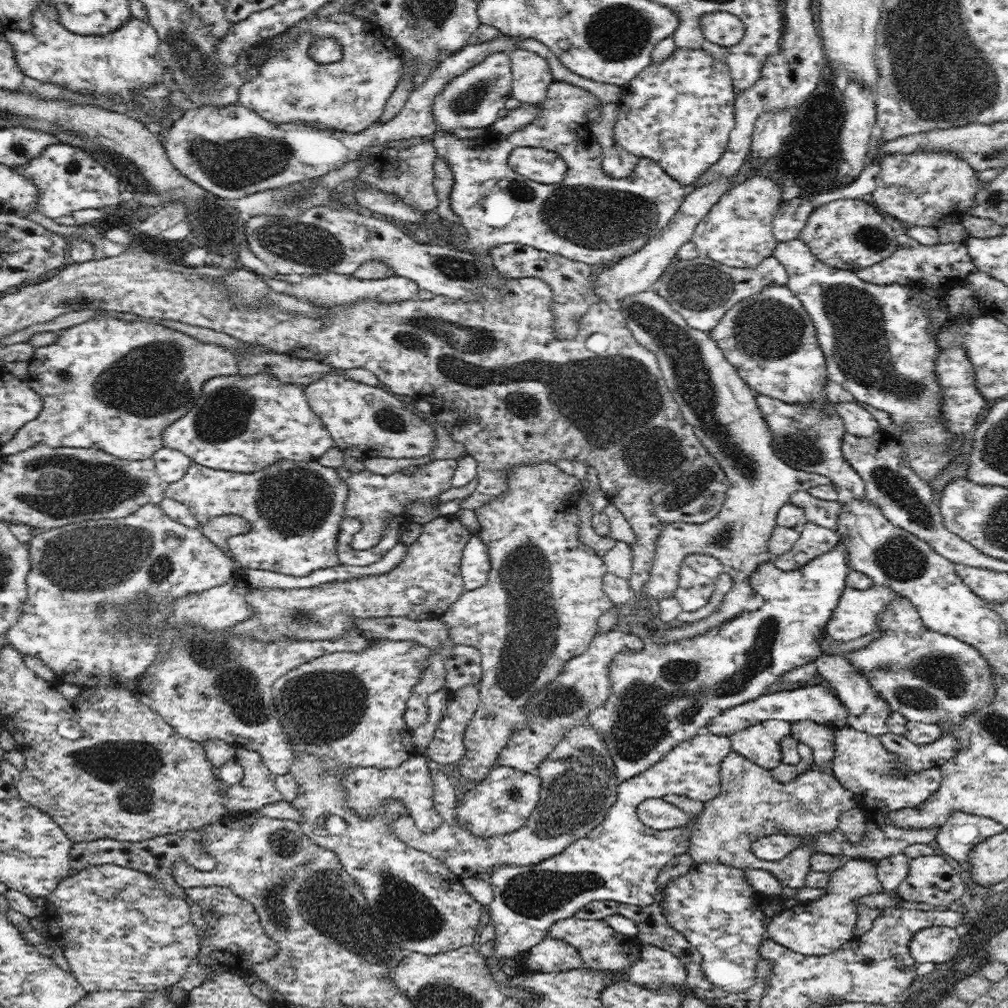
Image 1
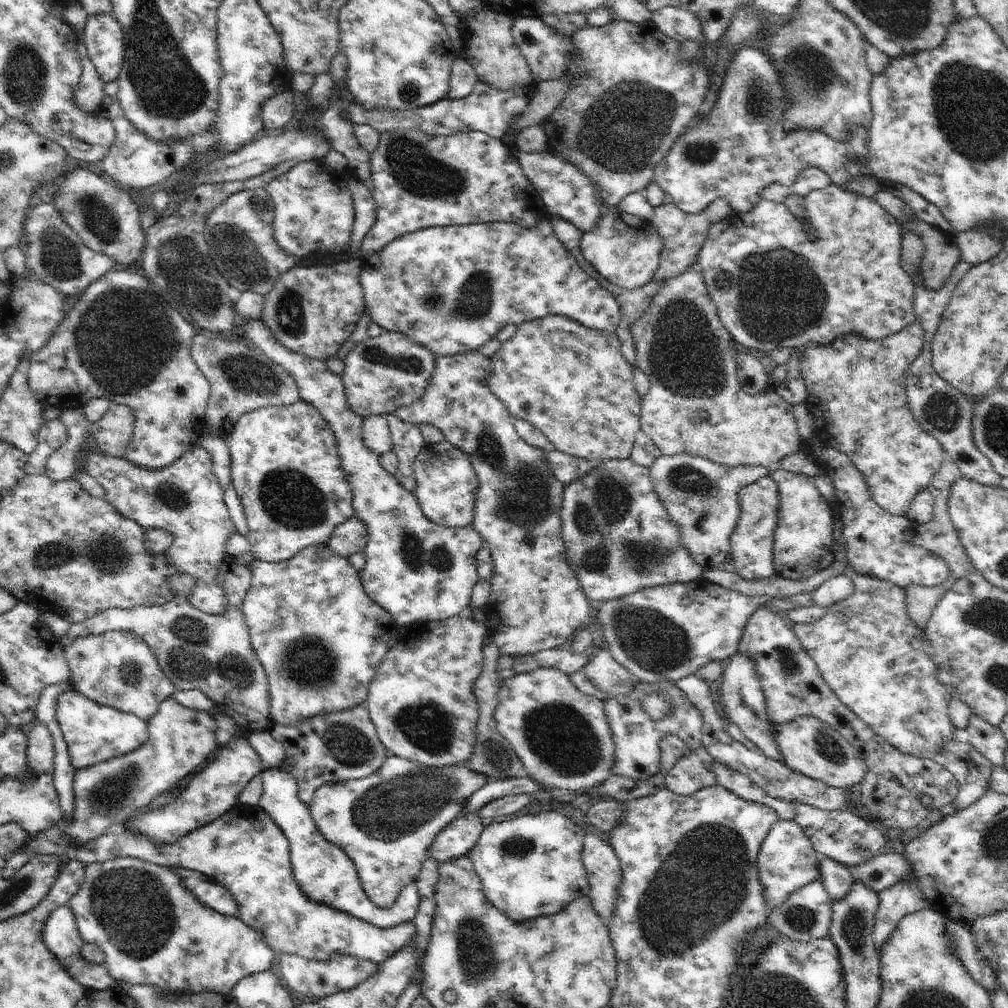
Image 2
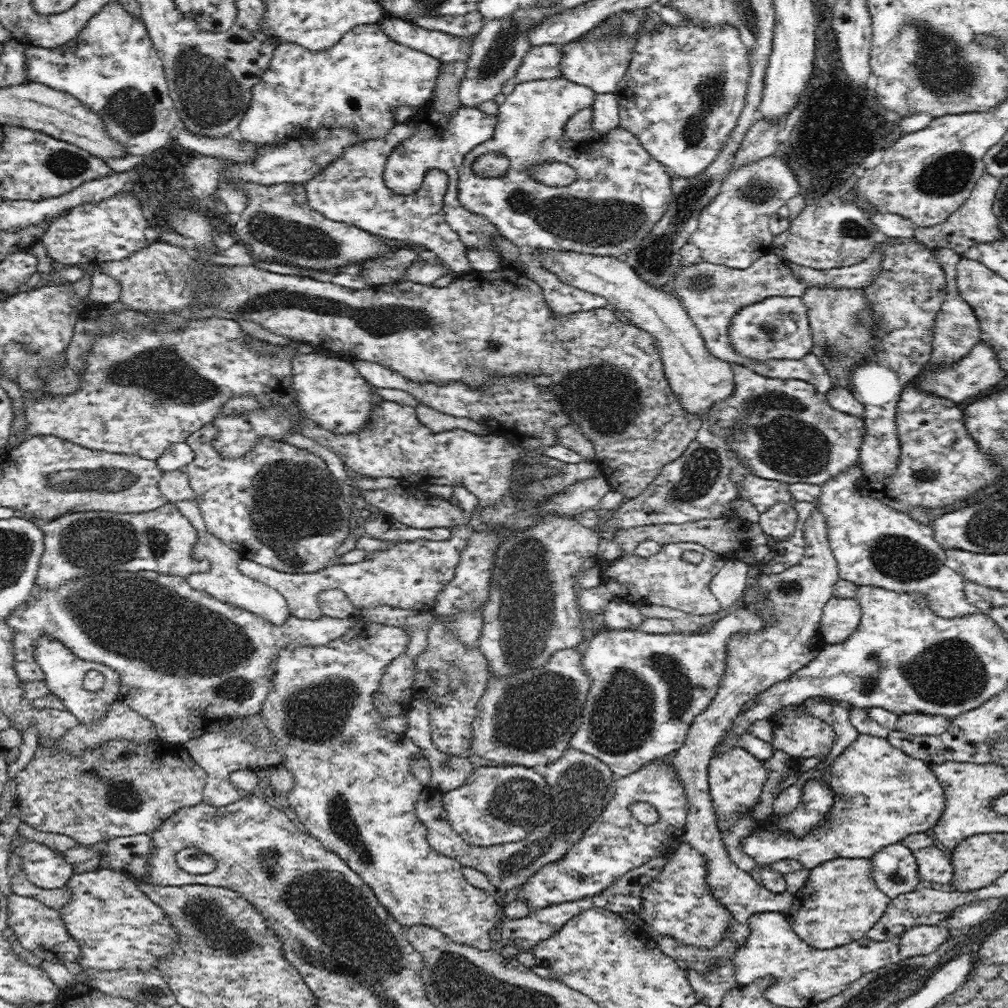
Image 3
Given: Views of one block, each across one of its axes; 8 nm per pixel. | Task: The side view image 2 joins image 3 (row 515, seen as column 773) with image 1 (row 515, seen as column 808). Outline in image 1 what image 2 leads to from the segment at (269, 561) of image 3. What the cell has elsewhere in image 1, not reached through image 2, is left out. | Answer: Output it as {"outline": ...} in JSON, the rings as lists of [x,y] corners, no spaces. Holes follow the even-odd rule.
{"outline":[[[191,460],[188,472],[186,472],[186,474],[184,474],[180,480],[168,483],[168,488],[166,488],[164,496],[188,506],[190,512],[192,512],[194,517],[196,517],[196,519],[200,522],[199,527],[202,526],[203,521],[208,521],[208,519],[212,519],[213,517],[228,514],[240,516],[241,518],[244,518],[244,520],[248,521],[250,524],[249,532],[246,532],[246,534],[232,536],[228,540],[228,549],[230,549],[230,553],[232,553],[232,558],[234,558],[234,561],[239,564],[239,566],[242,566],[242,568],[269,570],[285,575],[301,577],[308,576],[311,572],[314,572],[320,568],[328,568],[339,564],[338,550],[336,549],[336,546],[338,546],[338,534],[340,534],[340,526],[343,518],[346,516],[345,504],[348,493],[349,487],[347,486],[347,482],[338,474],[338,471],[335,468],[322,466],[318,463],[318,461],[296,462],[295,460],[280,460],[280,462],[276,462],[276,464],[266,466],[264,470],[248,473],[232,471],[221,472],[216,469],[211,469],[206,466],[196,464],[193,460]]]}

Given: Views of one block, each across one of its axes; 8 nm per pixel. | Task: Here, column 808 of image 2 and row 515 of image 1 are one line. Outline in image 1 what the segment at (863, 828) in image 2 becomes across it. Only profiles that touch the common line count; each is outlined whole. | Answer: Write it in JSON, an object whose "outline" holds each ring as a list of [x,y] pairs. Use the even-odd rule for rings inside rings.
{"outline":[[[808,491],[794,492],[788,502],[804,509],[807,521],[836,533],[842,503],[816,498]]]}

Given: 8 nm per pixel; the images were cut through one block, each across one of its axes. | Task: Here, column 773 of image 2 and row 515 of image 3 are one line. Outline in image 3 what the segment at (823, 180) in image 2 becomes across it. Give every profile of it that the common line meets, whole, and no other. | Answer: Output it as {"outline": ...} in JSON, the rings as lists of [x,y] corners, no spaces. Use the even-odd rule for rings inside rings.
{"outline":[[[181,500],[175,503],[182,515],[193,525],[201,536],[199,547],[197,547],[197,555],[211,562],[211,567],[208,572],[189,574],[190,576],[187,577],[187,582],[195,590],[208,592],[222,602],[249,610],[258,616],[268,619],[274,626],[282,626],[290,615],[288,603],[286,603],[284,596],[281,596],[274,588],[242,574],[242,571],[239,569],[239,561],[242,558],[232,548],[225,547],[220,540],[210,536],[210,532],[206,529],[206,524],[202,519],[197,500]]]}

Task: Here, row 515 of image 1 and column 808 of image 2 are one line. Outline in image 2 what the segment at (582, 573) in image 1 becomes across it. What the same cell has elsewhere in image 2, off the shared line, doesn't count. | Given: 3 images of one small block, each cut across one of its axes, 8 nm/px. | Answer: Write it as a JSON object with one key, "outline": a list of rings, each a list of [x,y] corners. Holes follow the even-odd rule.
{"outline":[[[775,468],[770,474],[779,493],[778,523],[773,556],[778,577],[794,581],[807,580],[835,562],[835,537],[831,508],[820,495],[809,475]]]}

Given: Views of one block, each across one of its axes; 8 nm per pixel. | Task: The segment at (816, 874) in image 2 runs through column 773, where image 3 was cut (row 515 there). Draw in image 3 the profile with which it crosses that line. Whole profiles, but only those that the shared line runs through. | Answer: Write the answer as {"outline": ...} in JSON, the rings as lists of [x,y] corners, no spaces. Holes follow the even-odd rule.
{"outline":[[[854,463],[849,469],[821,484],[821,495],[818,500],[820,511],[829,525],[828,540],[838,563],[841,579],[855,583],[857,586],[874,586],[892,592],[922,594],[928,599],[930,609],[945,619],[982,613],[967,600],[964,593],[966,582],[964,577],[953,568],[945,569],[947,555],[934,539],[933,529],[927,524],[913,520],[908,513],[898,512],[877,502],[871,496],[862,496],[854,484],[862,477],[862,467],[859,463]]]}

